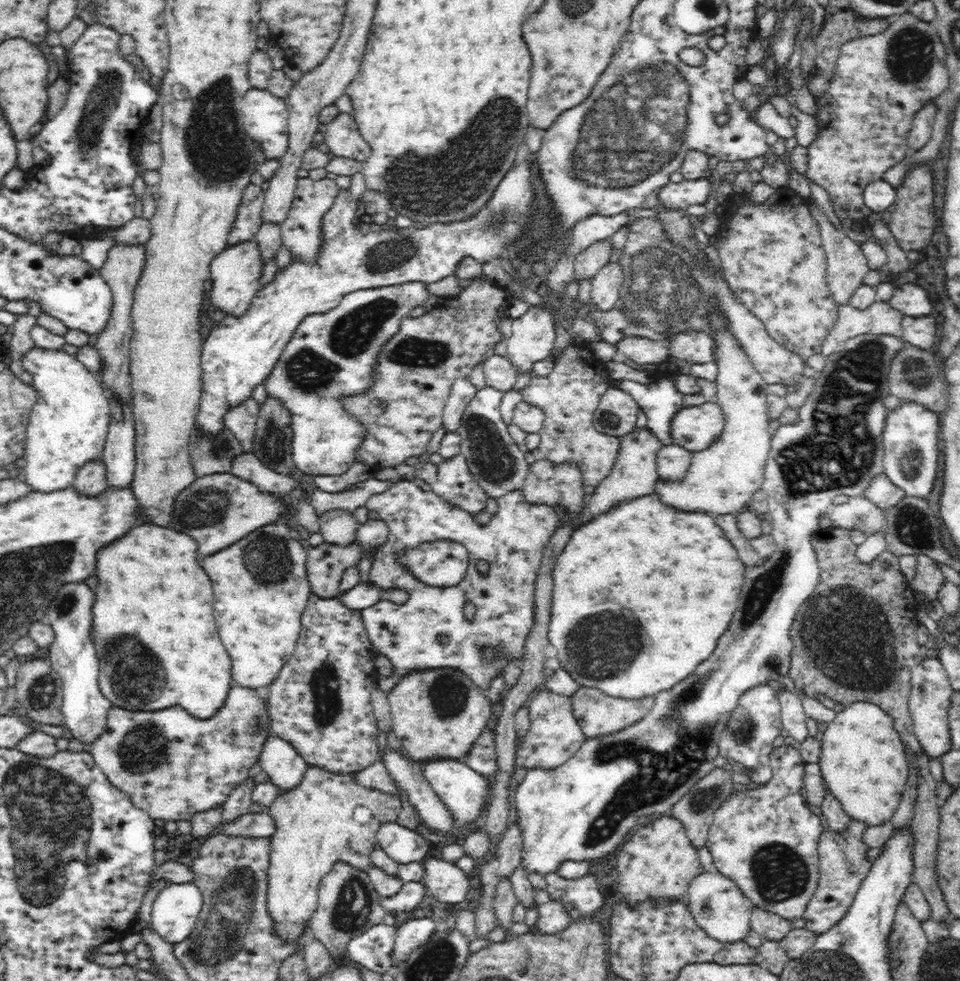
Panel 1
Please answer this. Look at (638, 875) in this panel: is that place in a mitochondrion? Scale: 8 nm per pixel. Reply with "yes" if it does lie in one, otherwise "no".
no

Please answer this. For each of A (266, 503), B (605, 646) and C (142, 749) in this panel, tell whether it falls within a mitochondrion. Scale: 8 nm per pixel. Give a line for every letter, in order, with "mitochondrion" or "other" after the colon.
A: other
B: mitochondrion
C: mitochondrion

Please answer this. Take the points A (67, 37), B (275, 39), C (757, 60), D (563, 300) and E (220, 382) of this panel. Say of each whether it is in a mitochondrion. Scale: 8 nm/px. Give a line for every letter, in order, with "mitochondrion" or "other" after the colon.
A: other
B: other
C: other
D: other
E: other

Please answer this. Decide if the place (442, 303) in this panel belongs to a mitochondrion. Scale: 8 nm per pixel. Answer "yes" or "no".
no

